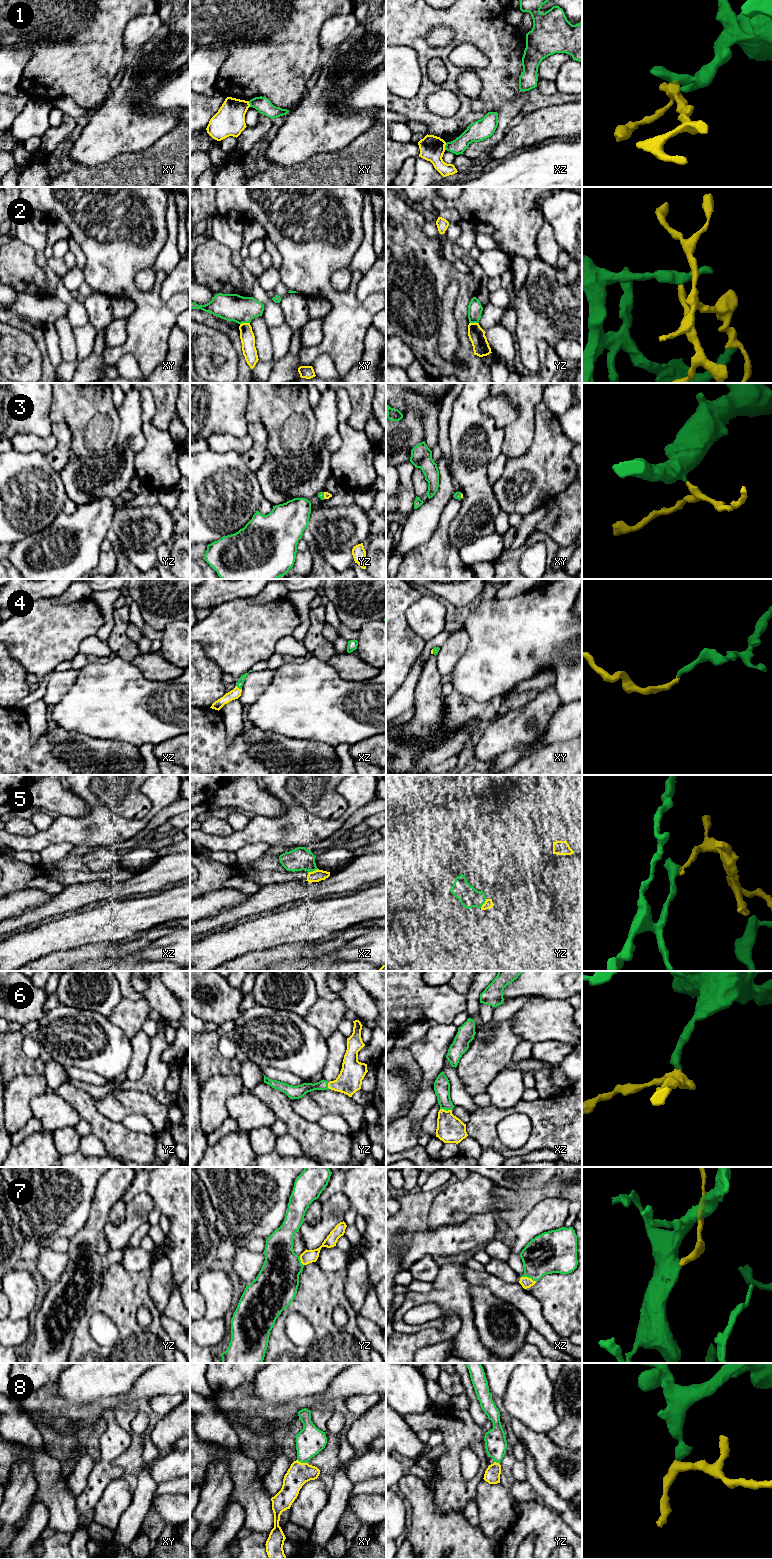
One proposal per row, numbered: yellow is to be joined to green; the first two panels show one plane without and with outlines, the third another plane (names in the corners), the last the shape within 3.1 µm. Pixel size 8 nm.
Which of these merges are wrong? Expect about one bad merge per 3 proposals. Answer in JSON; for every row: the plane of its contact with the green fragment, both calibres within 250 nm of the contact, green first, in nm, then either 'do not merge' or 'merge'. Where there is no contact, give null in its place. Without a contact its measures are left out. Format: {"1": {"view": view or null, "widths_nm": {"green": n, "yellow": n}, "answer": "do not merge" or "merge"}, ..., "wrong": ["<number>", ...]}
{"1": {"view": "xz", "widths_nm": {"green": 140, "yellow": 200}, "answer": "do not merge"}, "2": {"view": "xy", "widths_nm": {"green": 220, "yellow": 120}, "answer": "do not merge"}, "3": {"view": "yz", "widths_nm": {"green": 50, "yellow": 50}, "answer": "merge"}, "4": {"view": "xz", "widths_nm": {"green": 50, "yellow": 80}, "answer": "merge"}, "5": {"view": "xz", "widths_nm": {"green": 180, "yellow": 90}, "answer": "do not merge"}, "6": {"view": "xz", "widths_nm": {"green": 130, "yellow": 220}, "answer": "merge"}, "7": {"view": "xz", "widths_nm": {"green": 320, "yellow": 90}, "answer": "merge"}, "8": {"view": "xy", "widths_nm": {"green": 220, "yellow": 180}, "answer": "merge"}, "wrong": ["1", "2", "5"]}

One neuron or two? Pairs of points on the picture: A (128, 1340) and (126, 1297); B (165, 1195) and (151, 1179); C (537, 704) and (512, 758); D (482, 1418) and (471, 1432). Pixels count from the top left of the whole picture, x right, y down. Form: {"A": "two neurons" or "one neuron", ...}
{"A": "one neuron", "B": "one neuron", "C": "two neurons", "D": "two neurons"}

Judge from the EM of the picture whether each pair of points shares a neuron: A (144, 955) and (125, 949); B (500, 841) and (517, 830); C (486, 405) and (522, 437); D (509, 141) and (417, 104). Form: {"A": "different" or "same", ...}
{"A": "different", "B": "different", "C": "different", "D": "different"}

